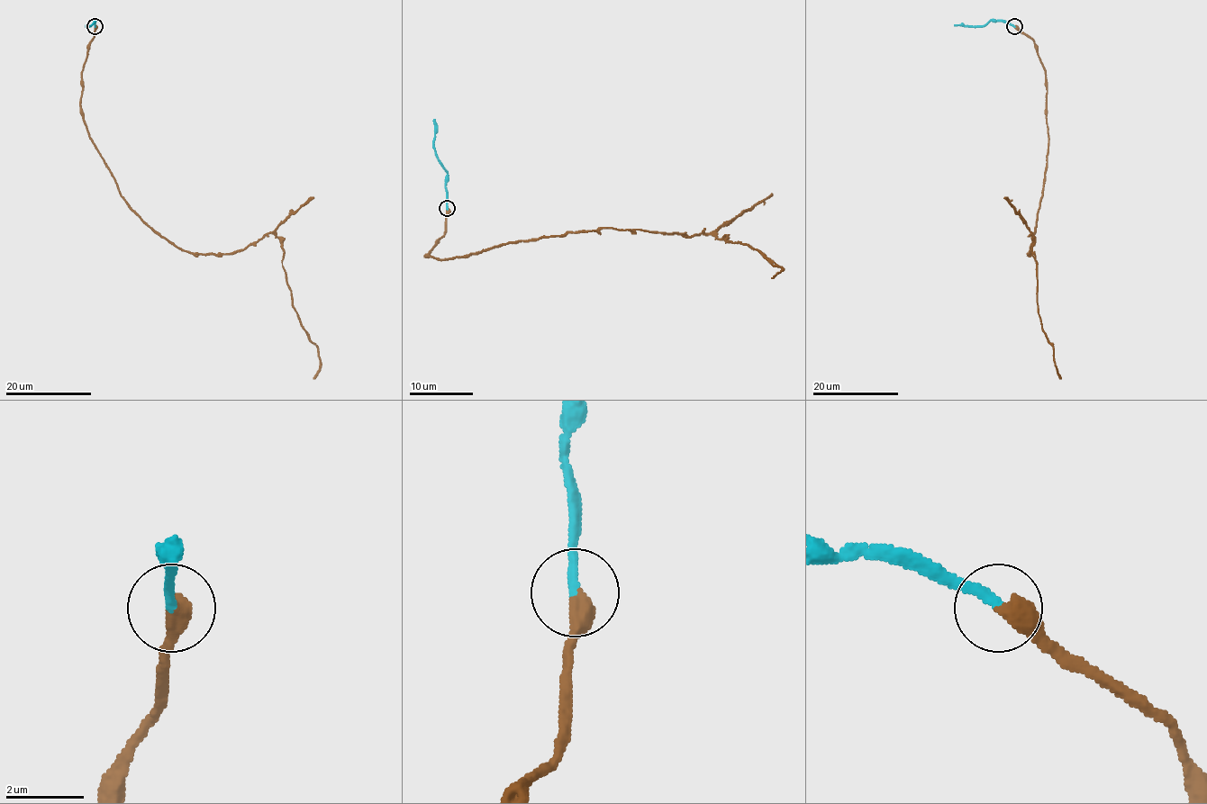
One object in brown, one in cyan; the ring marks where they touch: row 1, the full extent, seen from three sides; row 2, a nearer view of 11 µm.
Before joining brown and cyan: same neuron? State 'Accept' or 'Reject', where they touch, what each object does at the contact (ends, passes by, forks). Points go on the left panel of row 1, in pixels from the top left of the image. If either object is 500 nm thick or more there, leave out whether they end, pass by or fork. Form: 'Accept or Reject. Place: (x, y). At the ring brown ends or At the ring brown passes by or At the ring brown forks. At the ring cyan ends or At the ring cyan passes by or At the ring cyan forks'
Accept. Place: (95, 26)

